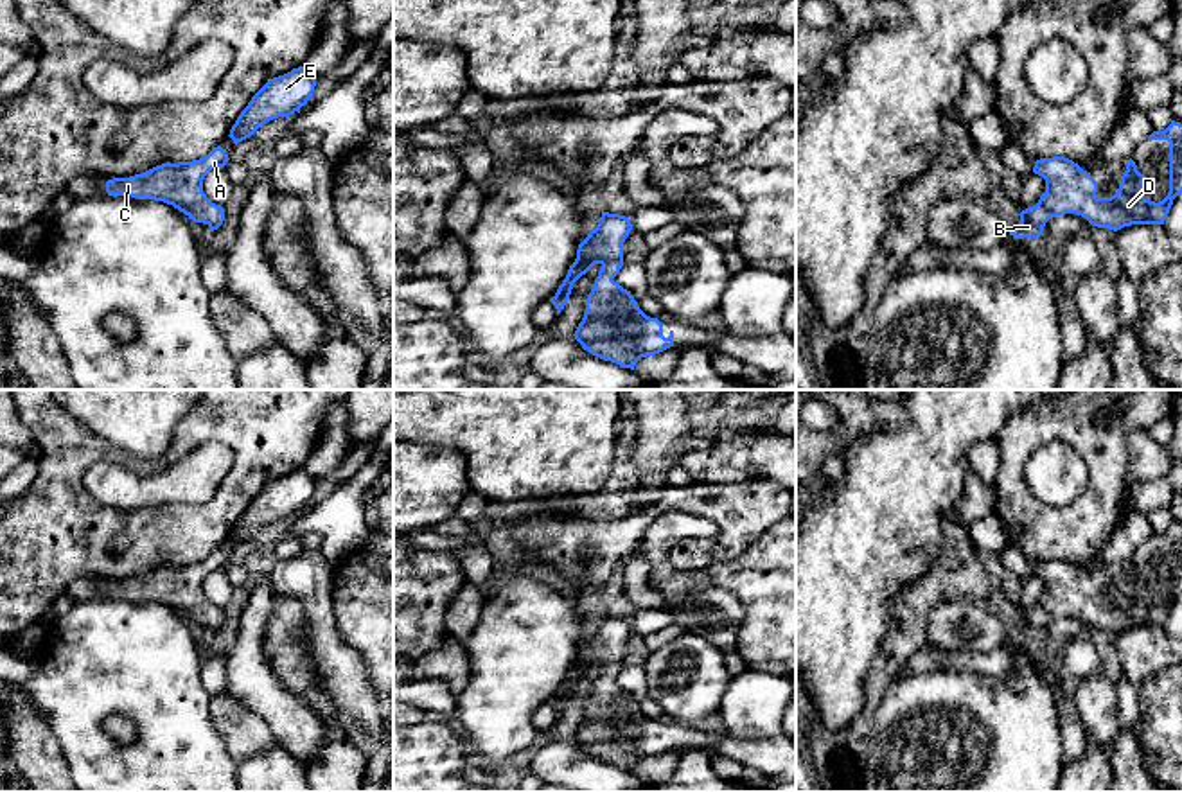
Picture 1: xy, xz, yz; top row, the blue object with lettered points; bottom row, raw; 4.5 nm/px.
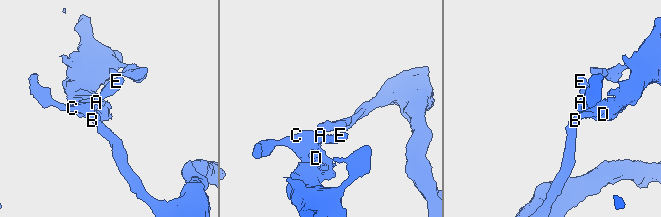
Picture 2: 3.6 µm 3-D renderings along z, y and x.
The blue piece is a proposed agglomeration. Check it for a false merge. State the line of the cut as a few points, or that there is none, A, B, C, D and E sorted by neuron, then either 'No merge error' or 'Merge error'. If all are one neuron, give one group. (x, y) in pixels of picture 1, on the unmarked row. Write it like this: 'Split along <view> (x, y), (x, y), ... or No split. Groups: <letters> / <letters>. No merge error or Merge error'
No split. Groups: A B C D E. No merge error

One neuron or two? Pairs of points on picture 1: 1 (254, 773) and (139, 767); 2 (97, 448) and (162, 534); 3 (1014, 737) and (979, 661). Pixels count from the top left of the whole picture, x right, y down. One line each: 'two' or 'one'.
1: two
2: one
3: two

